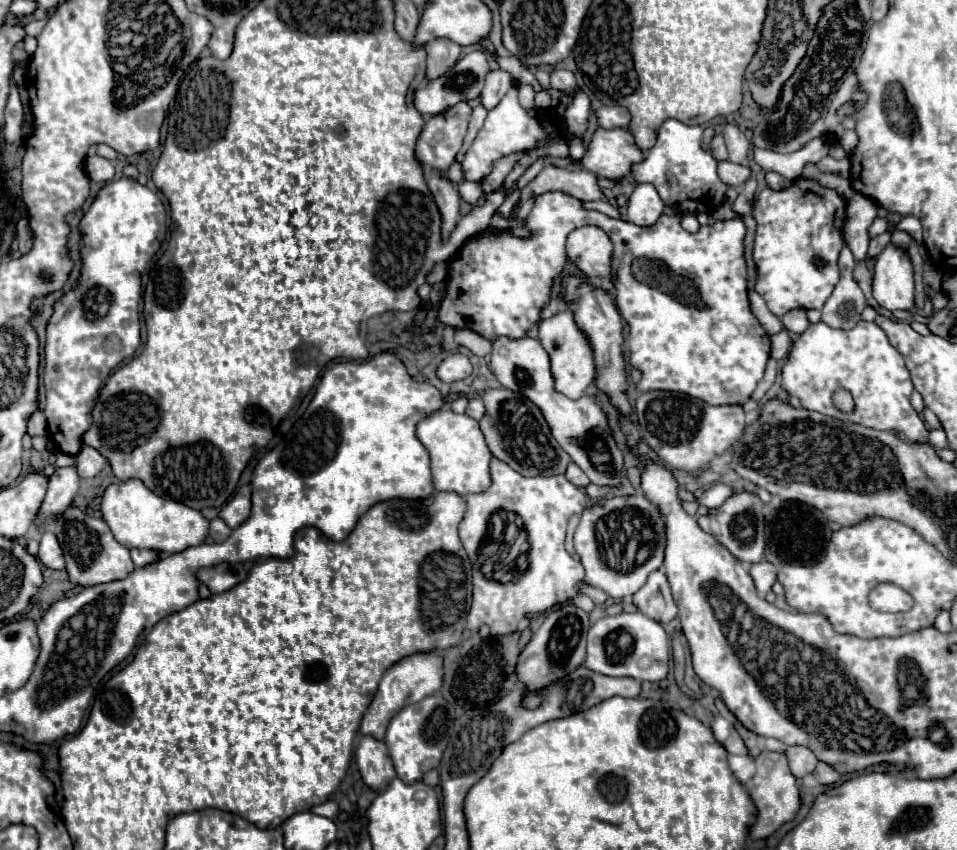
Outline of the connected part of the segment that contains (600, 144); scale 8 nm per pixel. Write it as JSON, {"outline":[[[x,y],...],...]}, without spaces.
{"outline":[[[598,129],[580,165],[594,175],[622,181],[632,173],[632,167],[644,159],[644,153],[636,147],[634,137],[628,129]]]}

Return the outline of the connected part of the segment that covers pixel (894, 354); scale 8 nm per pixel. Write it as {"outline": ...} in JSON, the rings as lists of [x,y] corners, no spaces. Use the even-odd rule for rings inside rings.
{"outline":[[[860,321],[848,331],[832,329],[826,323],[810,325],[790,349],[788,363],[782,369],[782,385],[790,395],[800,399],[804,409],[832,415],[840,421],[862,423],[872,429],[892,429],[904,441],[928,441],[928,431],[910,405],[914,387],[904,359],[876,323]],[[838,389],[852,393],[854,411],[844,413],[834,407],[832,395]]]}

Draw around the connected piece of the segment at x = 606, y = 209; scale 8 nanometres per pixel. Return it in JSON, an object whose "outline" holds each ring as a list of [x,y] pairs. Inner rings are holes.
{"outline":[[[586,201],[586,203],[582,203],[582,207],[584,209],[600,211],[604,215],[608,215],[608,217],[618,218],[618,207],[612,205],[612,203],[608,203],[608,201]]]}

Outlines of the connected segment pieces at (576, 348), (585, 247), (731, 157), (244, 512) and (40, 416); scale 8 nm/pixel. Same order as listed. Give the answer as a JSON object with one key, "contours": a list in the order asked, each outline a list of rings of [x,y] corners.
{"contours":[[[[562,311],[562,313],[556,313],[550,319],[540,321],[538,323],[538,337],[540,337],[540,343],[550,357],[550,371],[552,371],[552,377],[554,377],[554,389],[558,393],[566,395],[568,399],[580,399],[584,395],[586,387],[594,381],[596,369],[594,369],[590,345],[588,345],[584,333],[576,327],[572,313]]],[[[586,225],[574,229],[568,235],[566,251],[568,257],[576,263],[576,267],[590,279],[606,277],[612,271],[614,243],[600,227]]],[[[726,125],[724,127],[724,139],[728,147],[728,161],[732,163],[744,163],[750,153],[750,143],[744,137],[744,133],[736,125]]],[[[242,485],[236,495],[222,507],[220,517],[232,527],[236,529],[238,525],[242,525],[252,511],[252,487],[250,485]]],[[[36,409],[32,413],[32,417],[28,419],[28,435],[44,435],[46,437],[46,421],[44,421],[44,413],[40,409]]]]}

